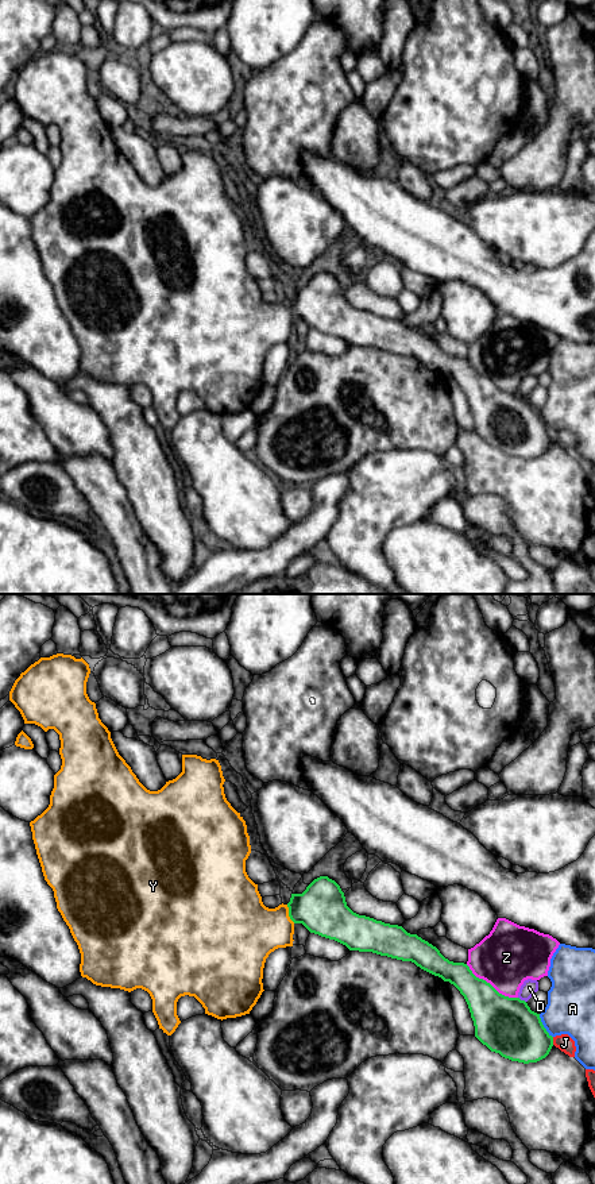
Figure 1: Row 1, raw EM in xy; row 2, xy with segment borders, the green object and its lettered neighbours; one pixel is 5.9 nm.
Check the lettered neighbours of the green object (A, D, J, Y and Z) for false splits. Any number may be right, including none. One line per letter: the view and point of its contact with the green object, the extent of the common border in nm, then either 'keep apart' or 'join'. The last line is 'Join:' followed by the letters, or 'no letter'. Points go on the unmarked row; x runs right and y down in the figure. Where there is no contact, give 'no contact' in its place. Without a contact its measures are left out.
A: contact xy (543, 421); length 170 nm; keep apart
D: contact xy (522, 396); length 60 nm; keep apart
J: contact xy (552, 436); length 50 nm; keep apart
Y: contact xy (289, 309); length 120 nm; join
Z: contact xy (490, 380); length 380 nm; keep apart
Join: Y

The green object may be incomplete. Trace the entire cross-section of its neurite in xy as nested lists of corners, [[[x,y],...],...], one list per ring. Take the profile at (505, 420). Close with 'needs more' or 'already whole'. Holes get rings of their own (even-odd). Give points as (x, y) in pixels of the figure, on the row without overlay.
[[[57,49],[50,53],[40,53],[38,57],[31,59],[24,68],[20,69],[9,86],[9,96],[20,107],[24,119],[35,119],[45,127],[54,124],[59,130],[59,150],[62,154],[62,161],[54,170],[54,184],[50,190],[50,200],[40,211],[30,217],[30,221],[45,275],[53,284],[57,304],[78,340],[81,348],[80,367],[82,373],[86,373],[93,379],[101,382],[120,383],[128,387],[136,383],[147,386],[152,394],[152,408],[158,416],[159,424],[162,424],[167,431],[171,431],[181,419],[177,410],[177,397],[185,390],[194,392],[205,404],[205,409],[221,416],[250,409],[264,386],[262,374],[266,354],[278,343],[293,342],[294,320],[302,319],[310,328],[335,335],[345,340],[349,346],[372,347],[402,356],[412,356],[421,365],[453,379],[468,400],[475,421],[475,432],[491,447],[499,448],[502,452],[511,456],[523,459],[537,458],[549,450],[553,441],[553,432],[544,423],[540,409],[532,406],[525,396],[499,389],[490,378],[476,373],[467,359],[449,356],[436,342],[417,329],[407,328],[402,321],[385,319],[382,316],[353,308],[347,301],[345,292],[340,281],[328,271],[314,274],[302,289],[291,289],[287,300],[282,298],[275,304],[266,302],[258,286],[258,279],[255,279],[246,267],[246,255],[251,248],[250,231],[247,228],[246,216],[225,193],[223,182],[225,174],[223,171],[219,155],[206,155],[197,150],[182,150],[182,167],[175,174],[166,177],[161,185],[147,185],[139,177],[125,155],[119,150],[111,134],[111,127],[98,113],[96,99],[92,97],[86,89],[89,69],[89,59],[82,53],[76,54],[72,50]]]; needs more

